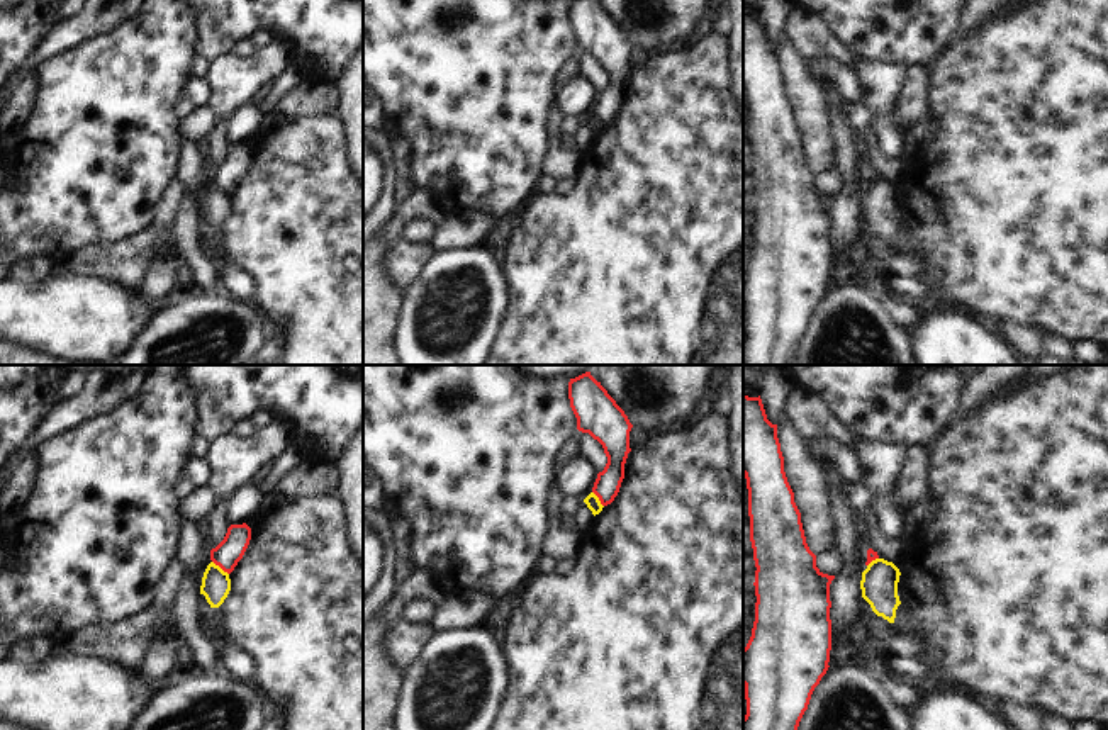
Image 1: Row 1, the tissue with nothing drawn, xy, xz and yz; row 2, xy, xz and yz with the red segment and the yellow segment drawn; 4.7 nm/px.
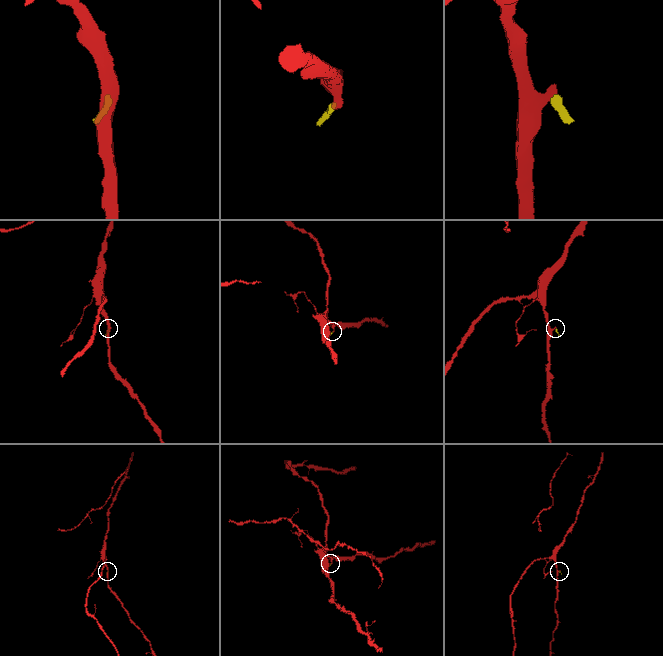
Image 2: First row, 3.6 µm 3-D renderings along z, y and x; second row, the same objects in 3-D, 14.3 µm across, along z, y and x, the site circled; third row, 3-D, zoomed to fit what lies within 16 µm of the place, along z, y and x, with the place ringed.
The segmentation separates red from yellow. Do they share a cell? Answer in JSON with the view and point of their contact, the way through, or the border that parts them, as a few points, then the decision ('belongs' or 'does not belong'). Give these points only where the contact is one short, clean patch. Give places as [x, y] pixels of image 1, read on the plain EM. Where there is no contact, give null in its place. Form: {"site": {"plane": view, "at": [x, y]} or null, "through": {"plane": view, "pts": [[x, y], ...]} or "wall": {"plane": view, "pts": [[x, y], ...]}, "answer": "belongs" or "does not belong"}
{"site": {"plane": "xy", "at": [221, 187]}, "wall": {"plane": "xy", "pts": [[212, 180], [228, 194]]}, "answer": "does not belong"}

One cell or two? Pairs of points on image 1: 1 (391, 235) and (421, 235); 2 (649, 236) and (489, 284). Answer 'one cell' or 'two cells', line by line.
1: two cells
2: two cells

